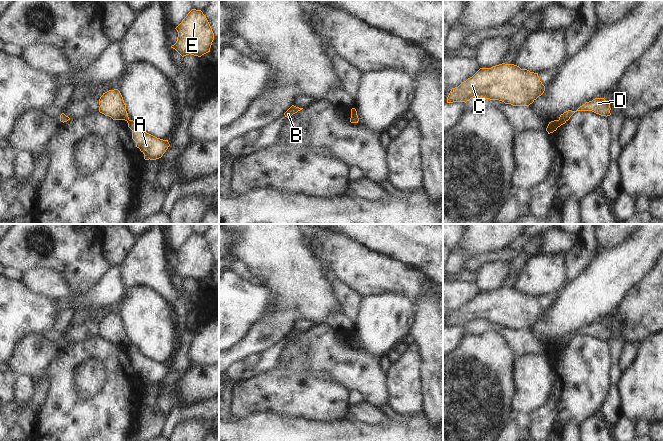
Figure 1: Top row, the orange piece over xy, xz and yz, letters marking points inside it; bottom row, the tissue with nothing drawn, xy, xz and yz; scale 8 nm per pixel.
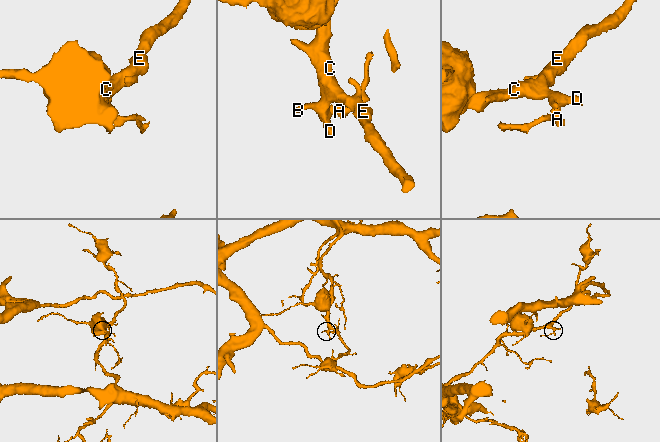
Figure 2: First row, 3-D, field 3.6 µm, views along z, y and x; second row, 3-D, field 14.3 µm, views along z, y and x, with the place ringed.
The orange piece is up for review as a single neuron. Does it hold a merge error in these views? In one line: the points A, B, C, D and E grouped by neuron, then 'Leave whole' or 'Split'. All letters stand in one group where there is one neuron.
Groups: A / B C D E. Split.

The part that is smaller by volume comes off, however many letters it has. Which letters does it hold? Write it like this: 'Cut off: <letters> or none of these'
Cut off: A

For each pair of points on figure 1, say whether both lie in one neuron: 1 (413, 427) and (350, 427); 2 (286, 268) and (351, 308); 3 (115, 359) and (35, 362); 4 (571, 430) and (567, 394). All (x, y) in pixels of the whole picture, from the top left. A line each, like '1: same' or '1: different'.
1: same
2: different
3: different
4: different

